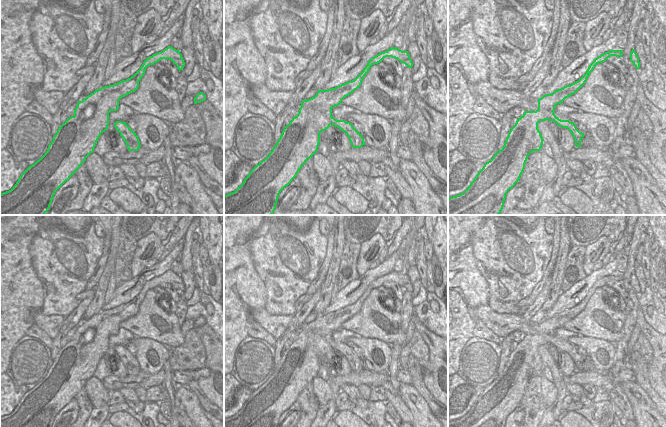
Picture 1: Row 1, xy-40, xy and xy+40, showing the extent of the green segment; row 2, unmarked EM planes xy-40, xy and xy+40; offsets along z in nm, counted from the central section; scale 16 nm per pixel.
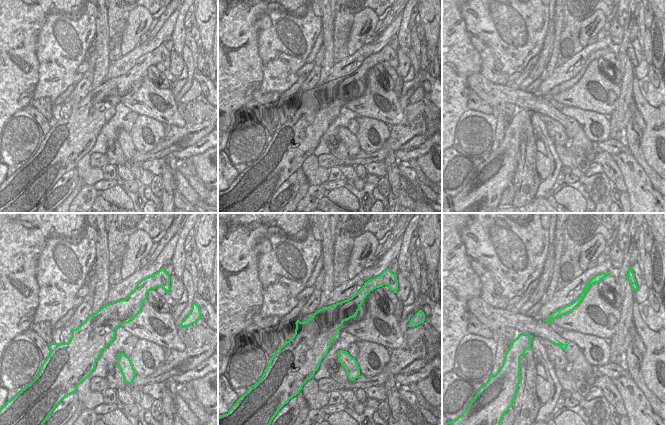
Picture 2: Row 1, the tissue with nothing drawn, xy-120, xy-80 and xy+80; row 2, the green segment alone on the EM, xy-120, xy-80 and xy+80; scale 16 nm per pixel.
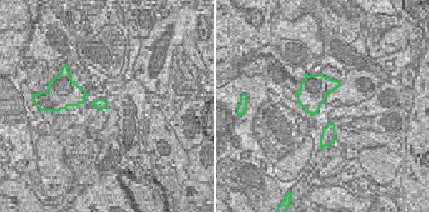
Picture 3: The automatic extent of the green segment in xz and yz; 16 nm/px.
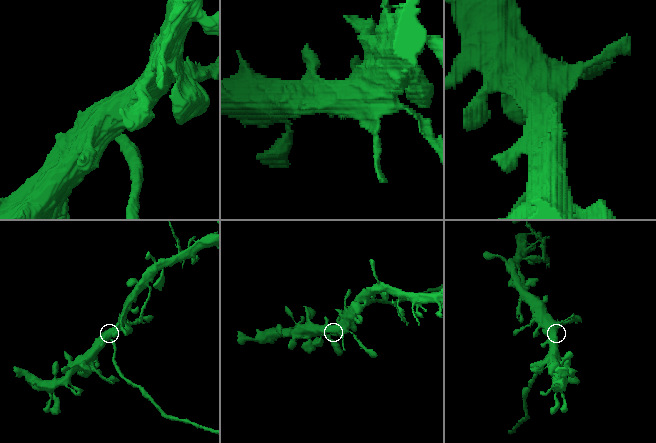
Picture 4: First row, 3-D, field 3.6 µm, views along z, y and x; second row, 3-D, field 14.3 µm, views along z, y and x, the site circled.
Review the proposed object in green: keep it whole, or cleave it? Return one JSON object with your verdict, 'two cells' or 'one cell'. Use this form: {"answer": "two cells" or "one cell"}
{"answer": "two cells"}

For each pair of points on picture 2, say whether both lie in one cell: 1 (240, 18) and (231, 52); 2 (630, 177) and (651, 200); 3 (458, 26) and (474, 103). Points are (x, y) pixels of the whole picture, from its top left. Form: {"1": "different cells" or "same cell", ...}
{"1": "same cell", "2": "same cell", "3": "different cells"}

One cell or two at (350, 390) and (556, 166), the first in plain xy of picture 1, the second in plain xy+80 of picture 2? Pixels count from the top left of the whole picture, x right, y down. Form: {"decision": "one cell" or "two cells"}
{"decision": "two cells"}

